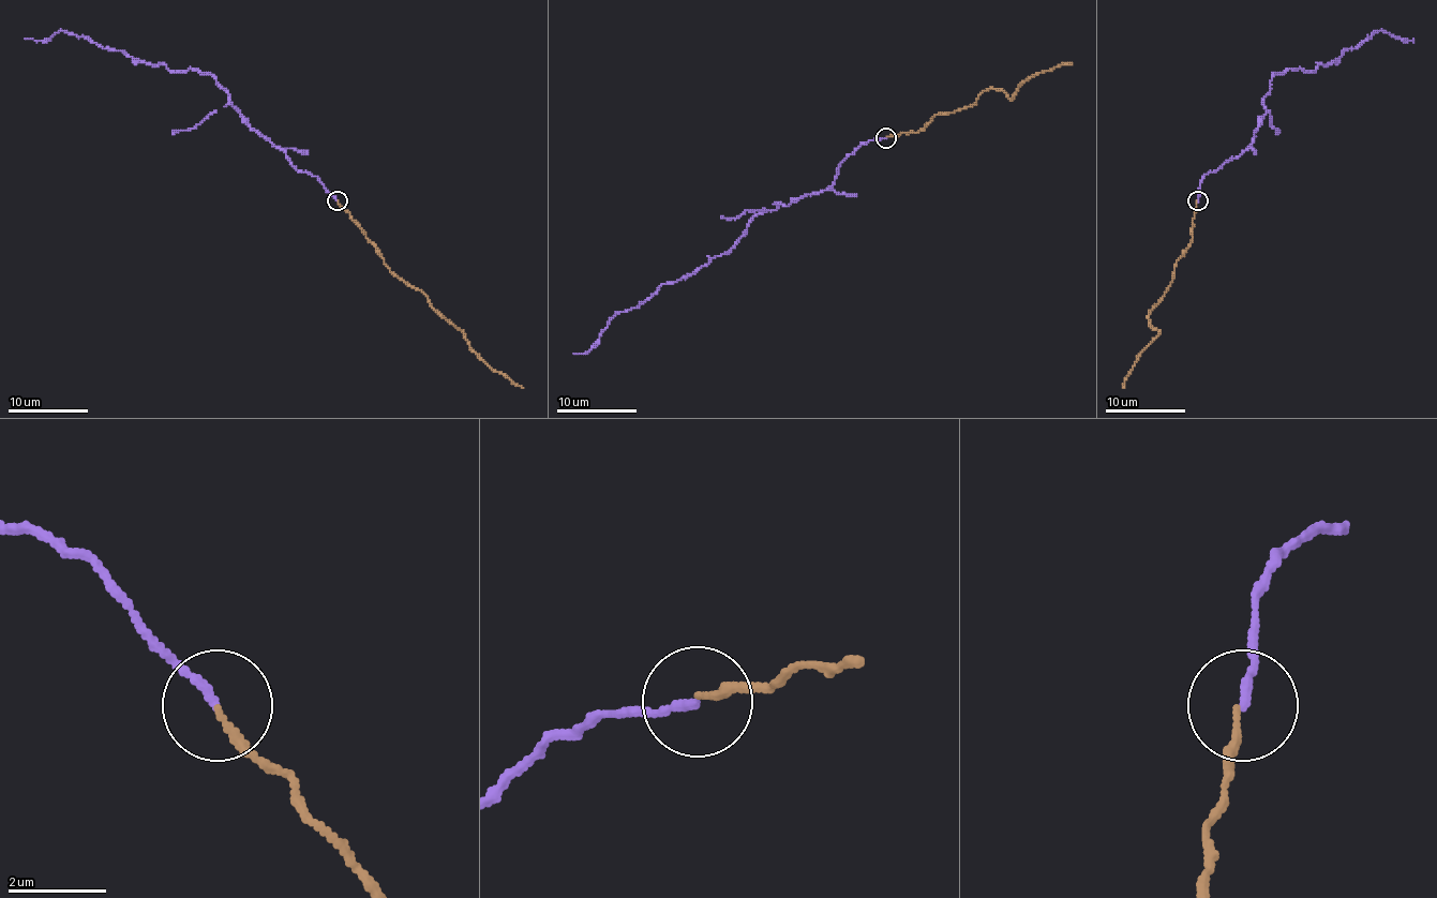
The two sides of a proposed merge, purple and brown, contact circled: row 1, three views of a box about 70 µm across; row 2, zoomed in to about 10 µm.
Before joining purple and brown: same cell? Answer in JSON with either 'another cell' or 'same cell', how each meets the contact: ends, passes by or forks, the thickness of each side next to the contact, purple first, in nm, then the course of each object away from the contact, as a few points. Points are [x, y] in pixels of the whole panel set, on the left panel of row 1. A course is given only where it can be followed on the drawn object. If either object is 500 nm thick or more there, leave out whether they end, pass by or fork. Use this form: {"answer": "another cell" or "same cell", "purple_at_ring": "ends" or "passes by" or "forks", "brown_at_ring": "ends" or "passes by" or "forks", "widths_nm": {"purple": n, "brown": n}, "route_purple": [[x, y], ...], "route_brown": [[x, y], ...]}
{"answer": "same cell", "purple_at_ring": "ends", "brown_at_ring": "ends", "widths_nm": {"purple": 180, "brown": 140}, "route_purple": [[338, 200], [252, 129], [210, 74], [146, 64], [62, 30], [43, 41], [25, 39]], "route_brown": [[338, 200], [384, 264], [417, 287], [461, 330], [483, 359], [523, 387]]}

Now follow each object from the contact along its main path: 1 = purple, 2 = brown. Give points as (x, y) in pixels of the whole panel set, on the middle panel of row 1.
1: (886, 138), (861, 145), (824, 190), (752, 218), (747, 232), (719, 256), (619, 312), (592, 347), (573, 354)
2: (886, 136), (918, 132), (932, 116), (966, 108), (990, 88), (1000, 88), (1012, 99), (1032, 76), (1072, 62)

